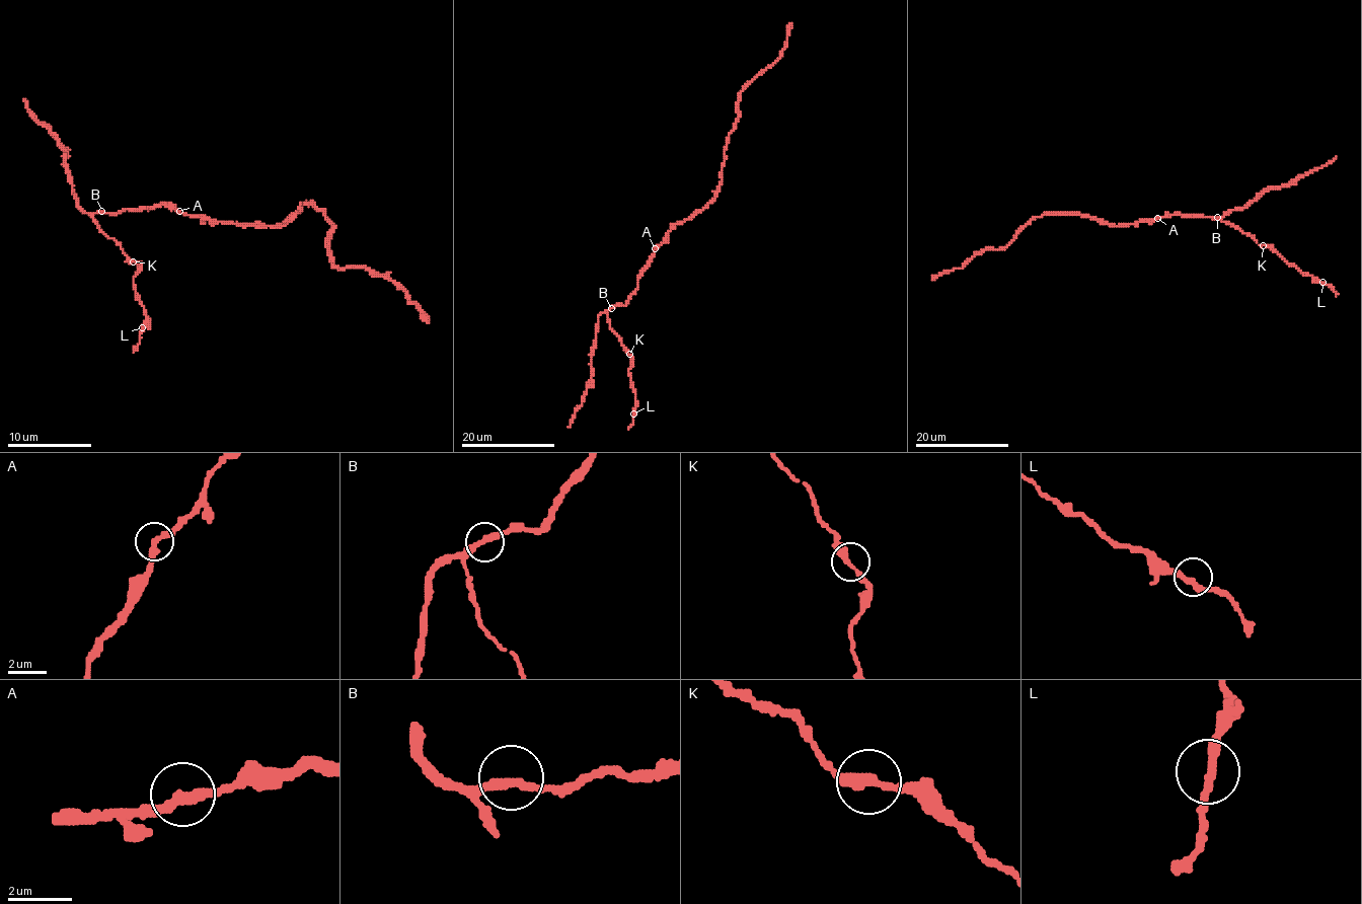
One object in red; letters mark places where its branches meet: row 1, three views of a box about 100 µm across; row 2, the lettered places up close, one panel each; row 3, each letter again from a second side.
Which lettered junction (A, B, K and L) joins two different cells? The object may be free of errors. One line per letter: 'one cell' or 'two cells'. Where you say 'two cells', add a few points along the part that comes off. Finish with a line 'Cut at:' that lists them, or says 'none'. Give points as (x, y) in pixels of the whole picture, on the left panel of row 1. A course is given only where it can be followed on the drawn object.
A: one cell
B: one cell
K: one cell
L: one cell
Cut at: none

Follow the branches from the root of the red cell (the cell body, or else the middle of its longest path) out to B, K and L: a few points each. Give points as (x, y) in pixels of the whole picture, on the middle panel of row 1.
B: (676, 226), (655, 249), (630, 299), (624, 305), (611, 308)
K: (676, 226), (655, 249), (630, 299), (607, 312), (610, 328), (629, 354)
L: (676, 226), (655, 249), (630, 299), (607, 312), (610, 328), (632, 360), (629, 376), (635, 399), (633, 413)

